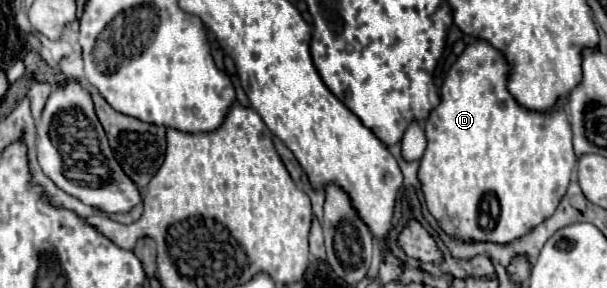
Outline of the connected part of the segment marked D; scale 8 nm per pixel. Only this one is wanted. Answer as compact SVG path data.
M475 41L449 69L441 87L441 103L425 121L427 149L417 177L429 213L449 237L459 241L491 241L509 245L511 241L531 233L533 227L555 213L577 163L563 103L559 101L551 113L535 113L519 107L507 91L507 71L507 61L497 49L487 41Z

